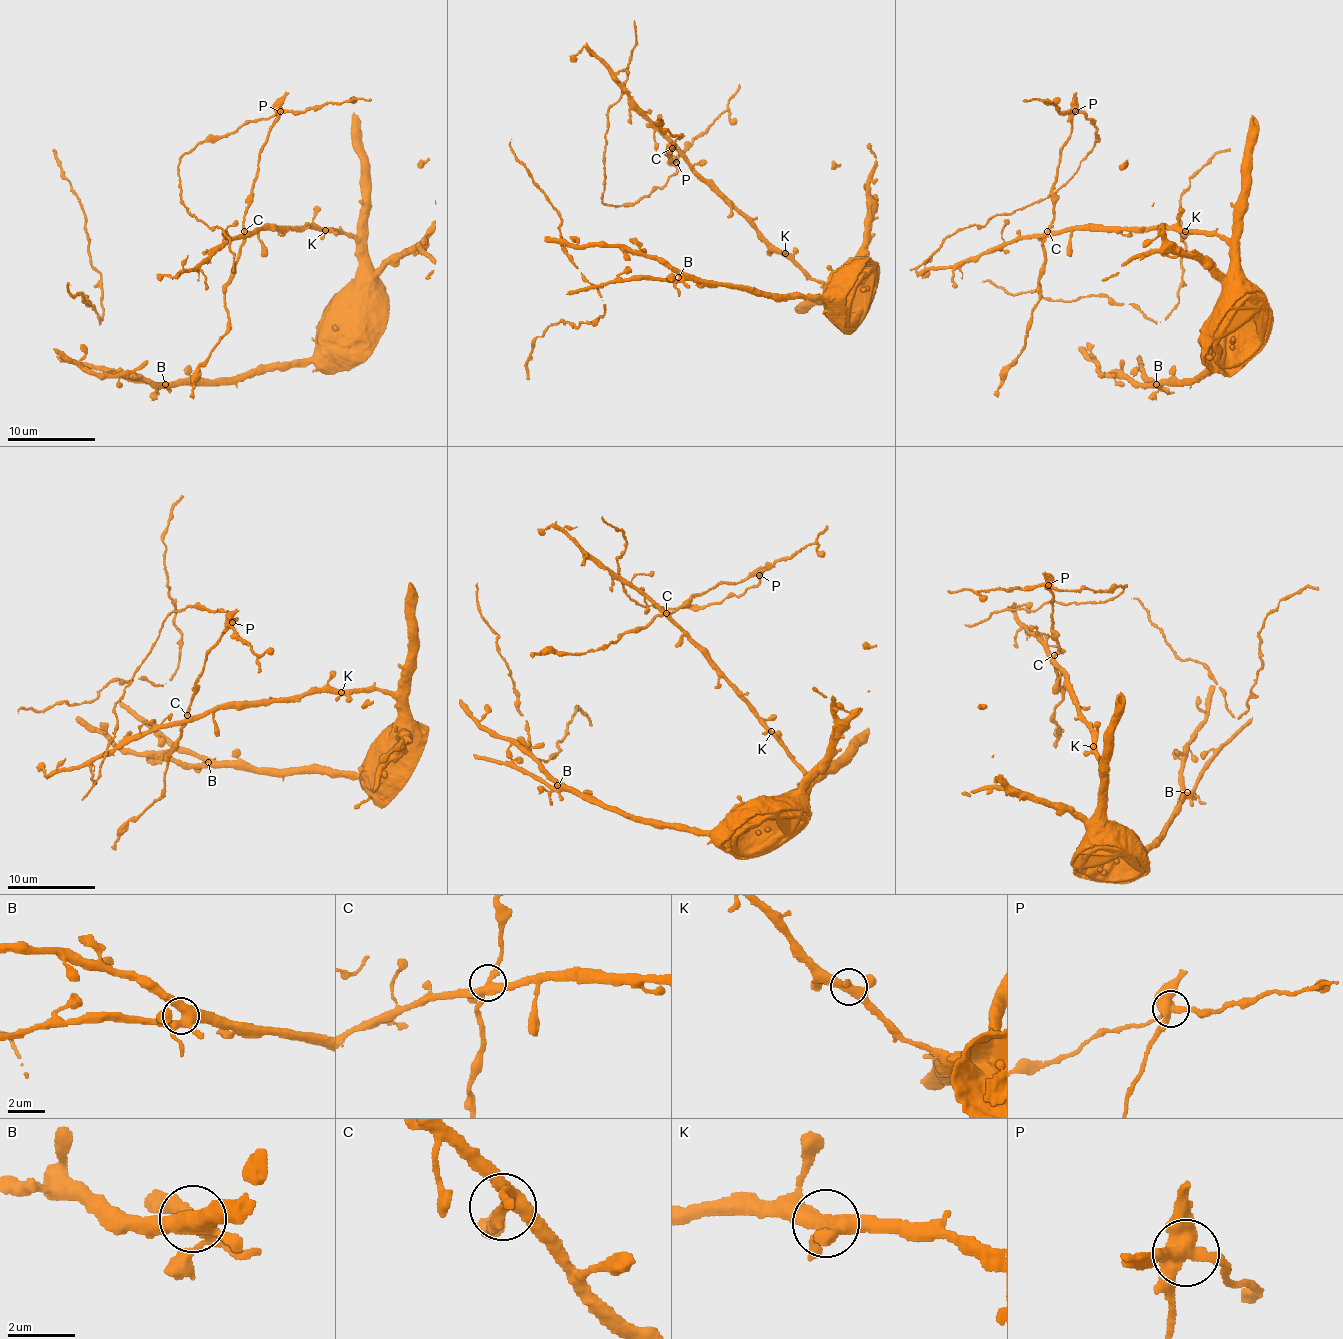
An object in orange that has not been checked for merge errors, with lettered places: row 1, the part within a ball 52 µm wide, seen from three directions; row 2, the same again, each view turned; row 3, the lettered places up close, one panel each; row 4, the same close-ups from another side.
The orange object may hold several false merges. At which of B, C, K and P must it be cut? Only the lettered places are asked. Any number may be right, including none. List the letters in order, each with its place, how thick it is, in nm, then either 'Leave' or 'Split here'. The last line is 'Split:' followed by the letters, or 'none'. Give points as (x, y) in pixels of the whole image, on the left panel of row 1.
B: Place: (165, 384). Thickness 480 nm. Leave
C: Place: (244, 231). Thickness 360 nm. Split here
K: Place: (325, 230). Thickness 360 nm. Leave
P: Place: (280, 111). Thickness 500 nm. Split here
Split: C, P

